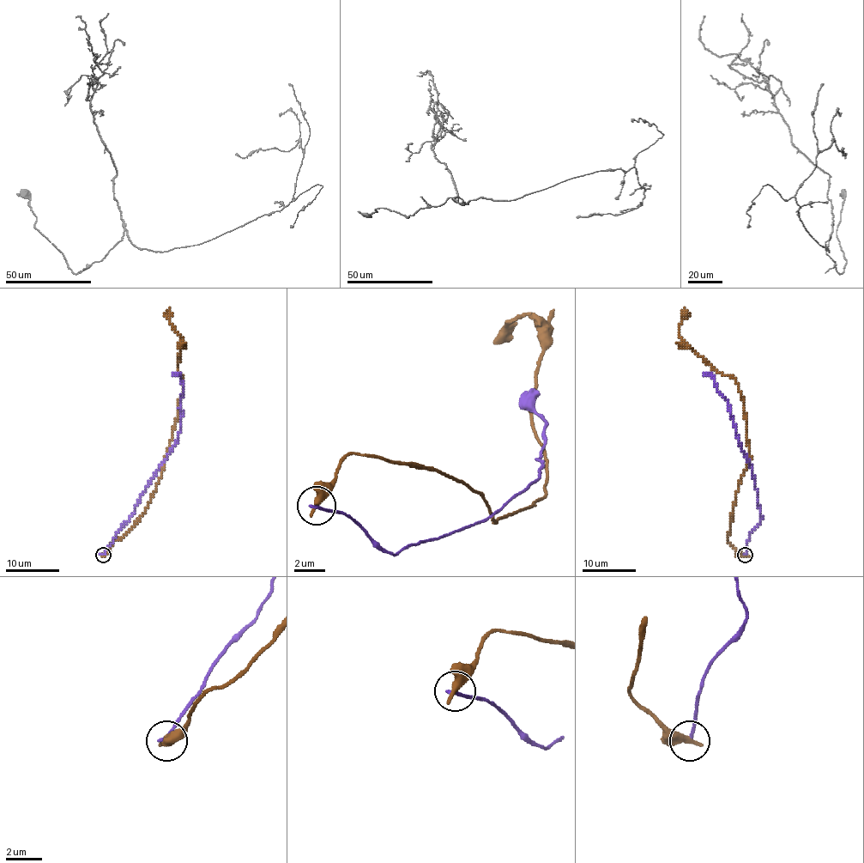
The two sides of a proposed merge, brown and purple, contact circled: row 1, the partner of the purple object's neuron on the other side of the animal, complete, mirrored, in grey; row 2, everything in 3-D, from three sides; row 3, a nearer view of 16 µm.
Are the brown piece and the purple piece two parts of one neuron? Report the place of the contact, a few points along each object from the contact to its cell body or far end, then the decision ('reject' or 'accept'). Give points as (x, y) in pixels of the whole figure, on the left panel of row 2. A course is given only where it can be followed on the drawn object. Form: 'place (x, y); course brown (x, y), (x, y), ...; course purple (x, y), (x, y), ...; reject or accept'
place (103, 555); course brown (103, 555), (141, 515), (160, 477), (178, 412), (183, 395), (183, 376), (177, 367), (181, 338), (167, 310); course purple (103, 555), (117, 530), (129, 518), (139, 496), (177, 440), (183, 391), (183, 380), (177, 373); reject

